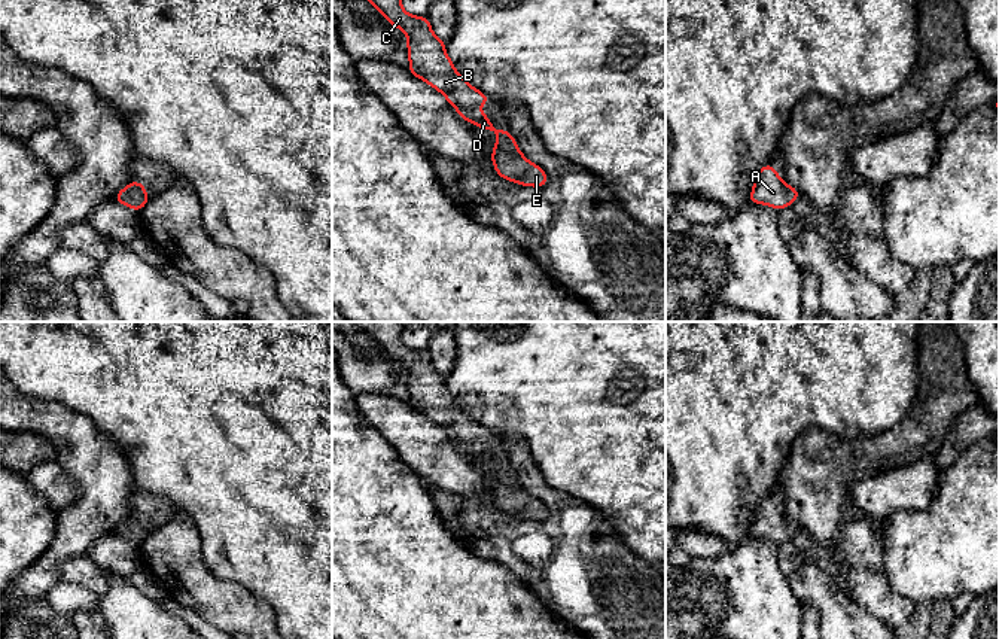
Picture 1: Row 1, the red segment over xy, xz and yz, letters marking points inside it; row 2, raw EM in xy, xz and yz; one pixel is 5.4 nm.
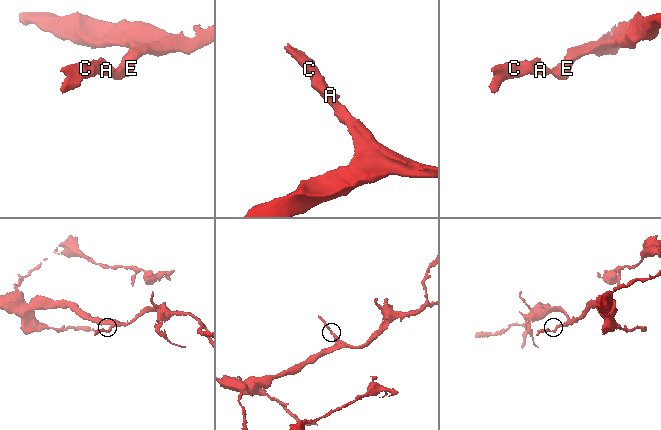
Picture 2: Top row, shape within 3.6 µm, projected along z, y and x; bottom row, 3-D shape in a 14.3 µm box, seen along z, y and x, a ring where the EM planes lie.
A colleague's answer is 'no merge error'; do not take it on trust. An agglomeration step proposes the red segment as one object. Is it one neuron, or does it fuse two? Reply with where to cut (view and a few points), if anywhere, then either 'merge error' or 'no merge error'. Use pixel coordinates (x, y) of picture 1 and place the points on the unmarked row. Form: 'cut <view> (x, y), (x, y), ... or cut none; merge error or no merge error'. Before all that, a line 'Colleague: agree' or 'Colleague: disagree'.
Colleague: agree
cut none; no merge error

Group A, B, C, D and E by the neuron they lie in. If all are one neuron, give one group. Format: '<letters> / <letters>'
A B C D E

